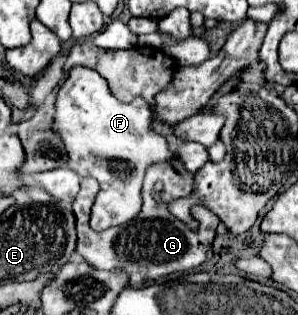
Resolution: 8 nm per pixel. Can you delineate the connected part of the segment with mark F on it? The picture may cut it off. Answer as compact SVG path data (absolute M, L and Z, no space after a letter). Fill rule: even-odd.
M76 67L58 91L54 127L60 133L66 151L68 167L80 177L94 177L100 183L100 193L92 207L90 225L108 229L136 217L142 209L142 181L150 165L172 157L168 141L152 127L150 109L144 99L132 103L118 101L104 77L88 67Z

